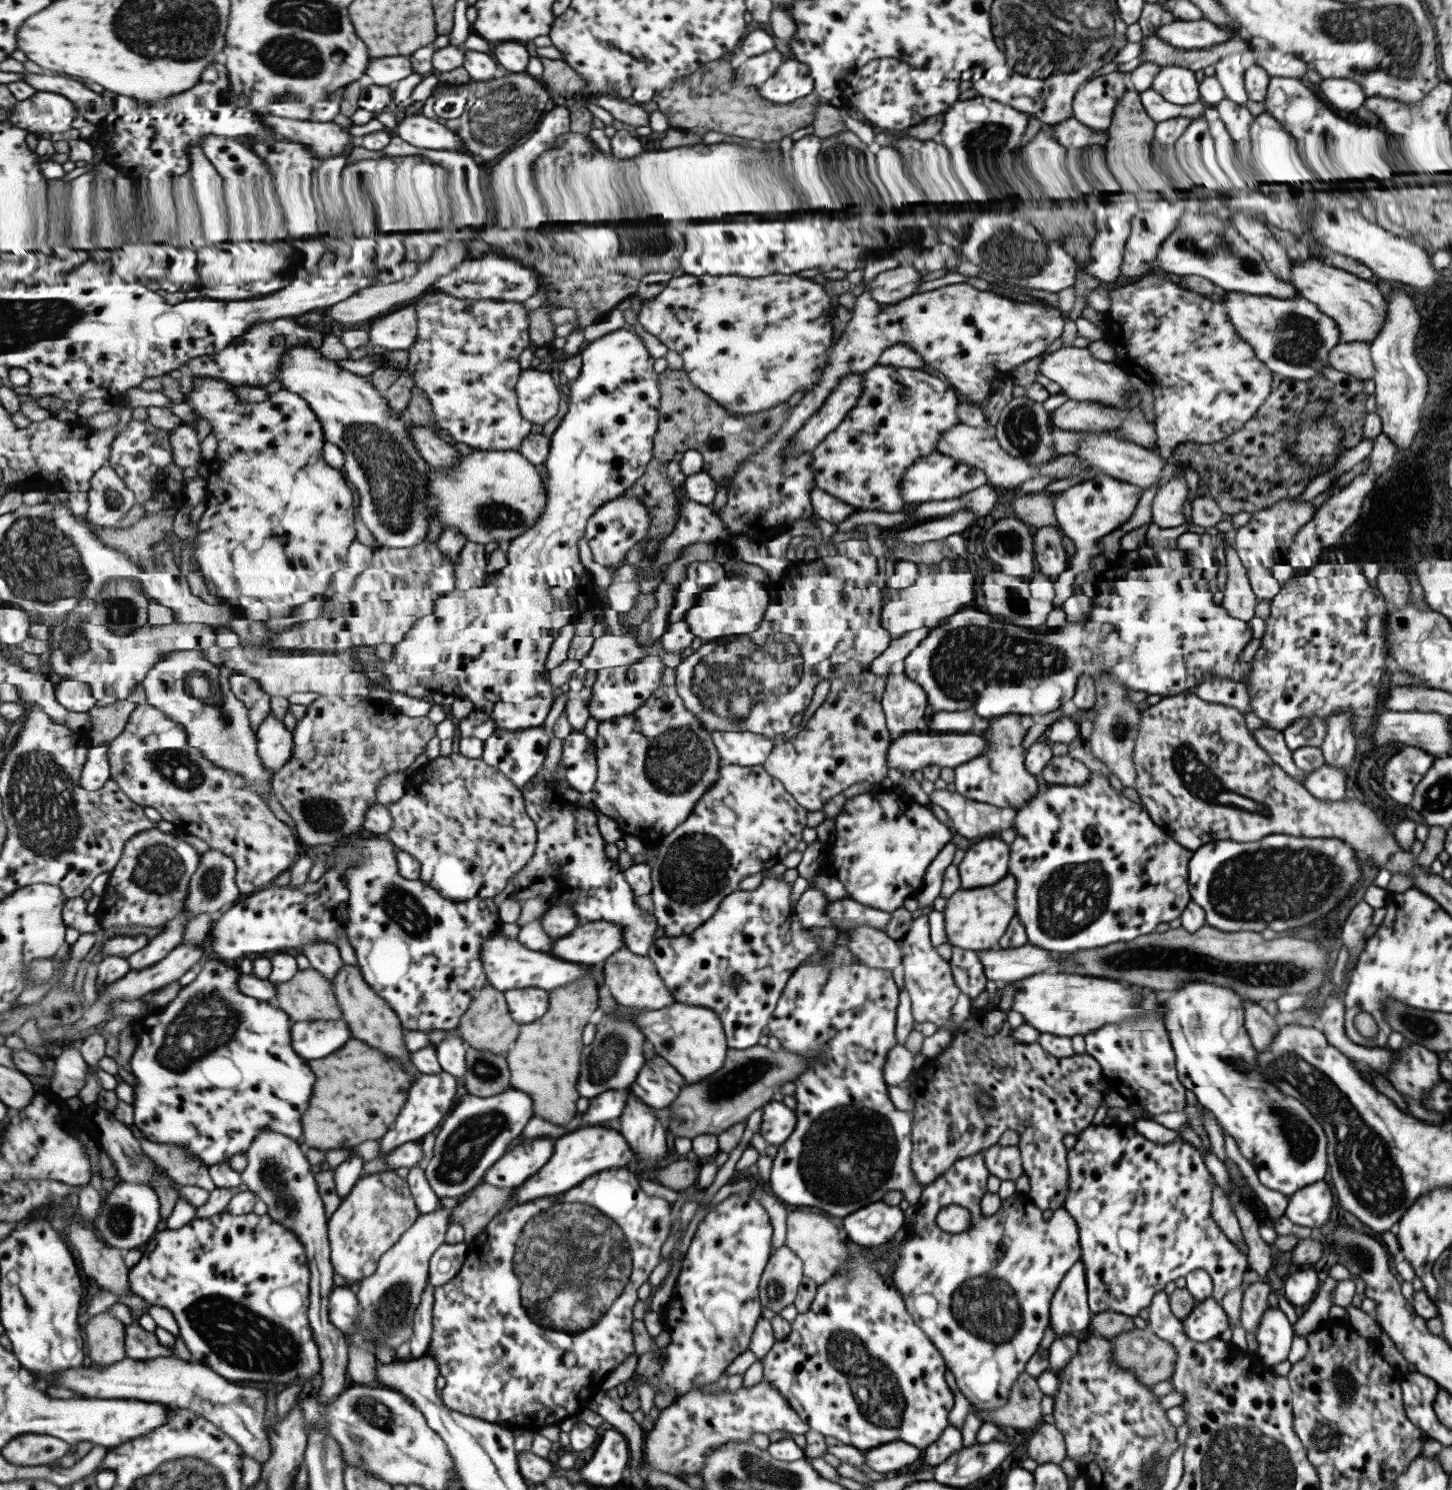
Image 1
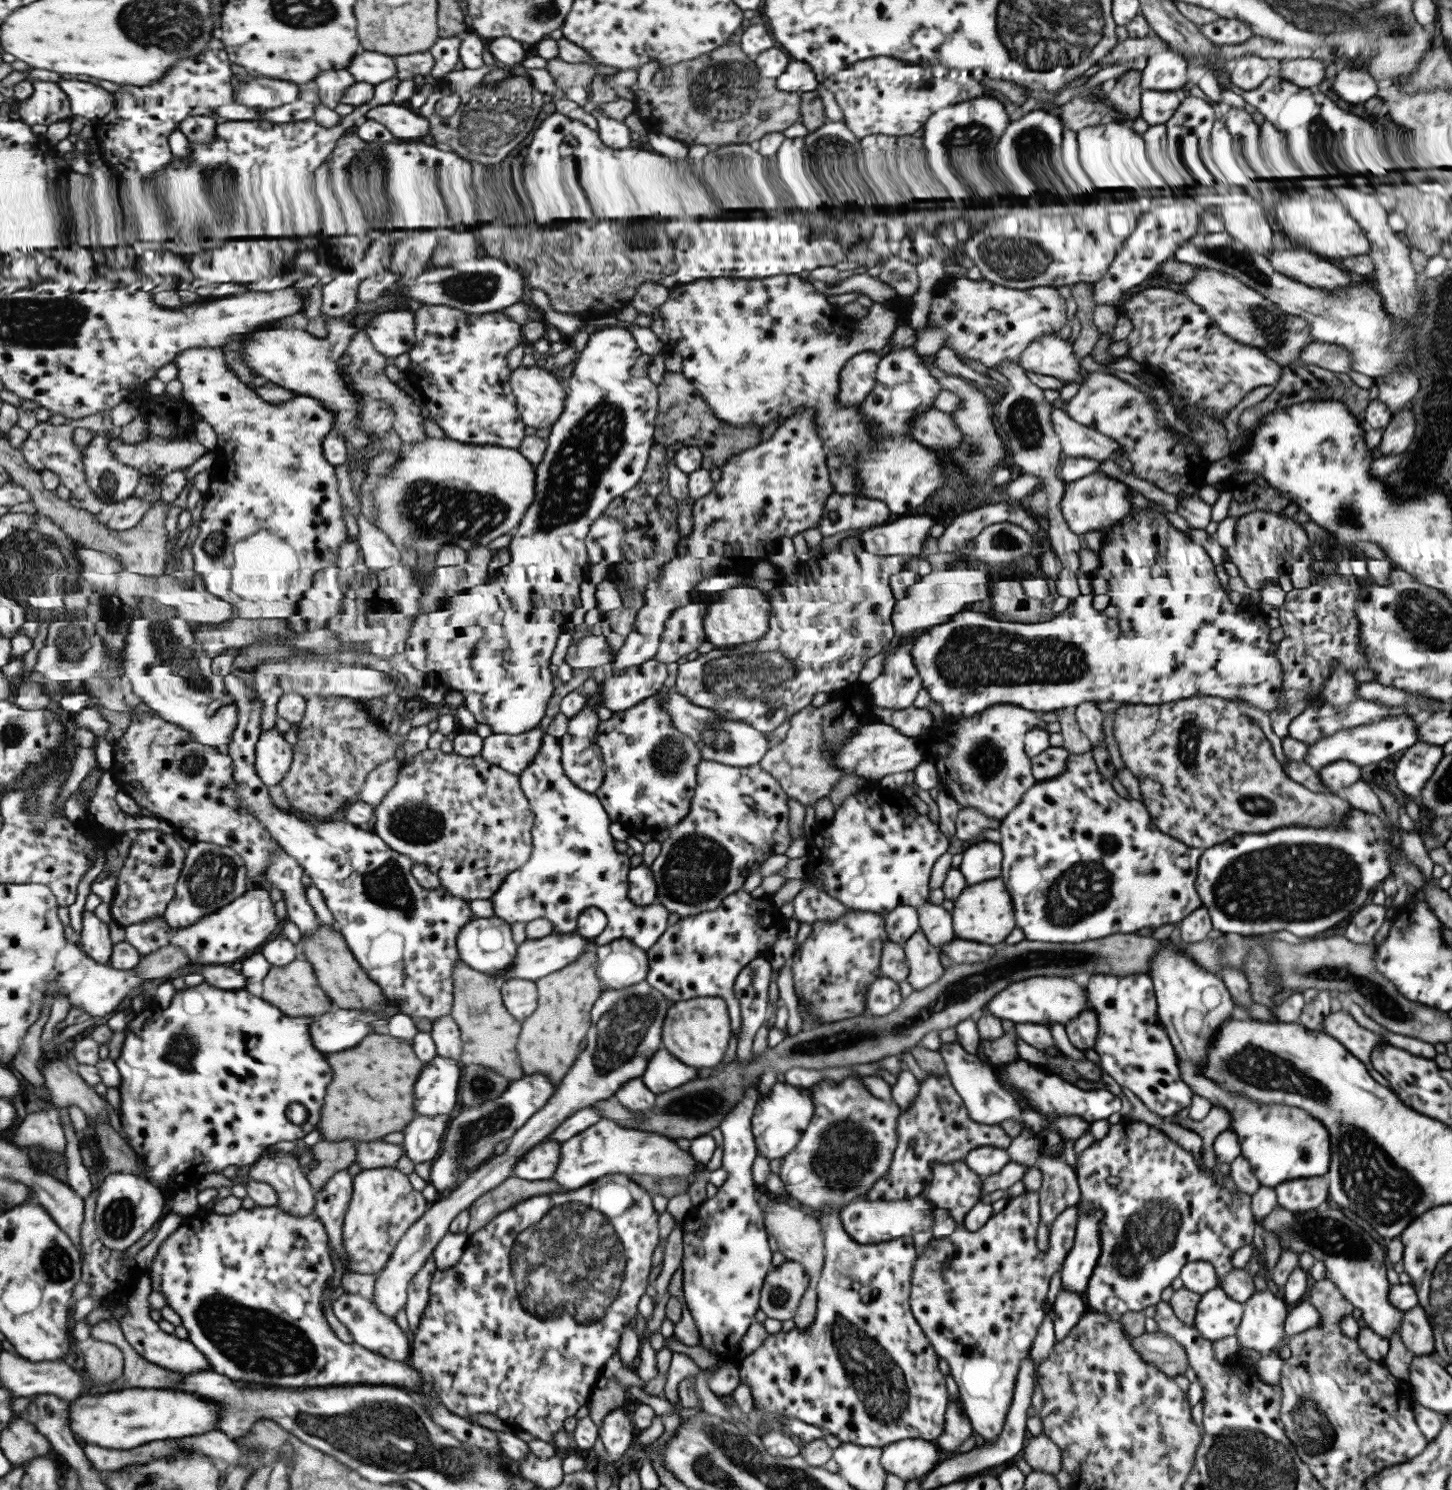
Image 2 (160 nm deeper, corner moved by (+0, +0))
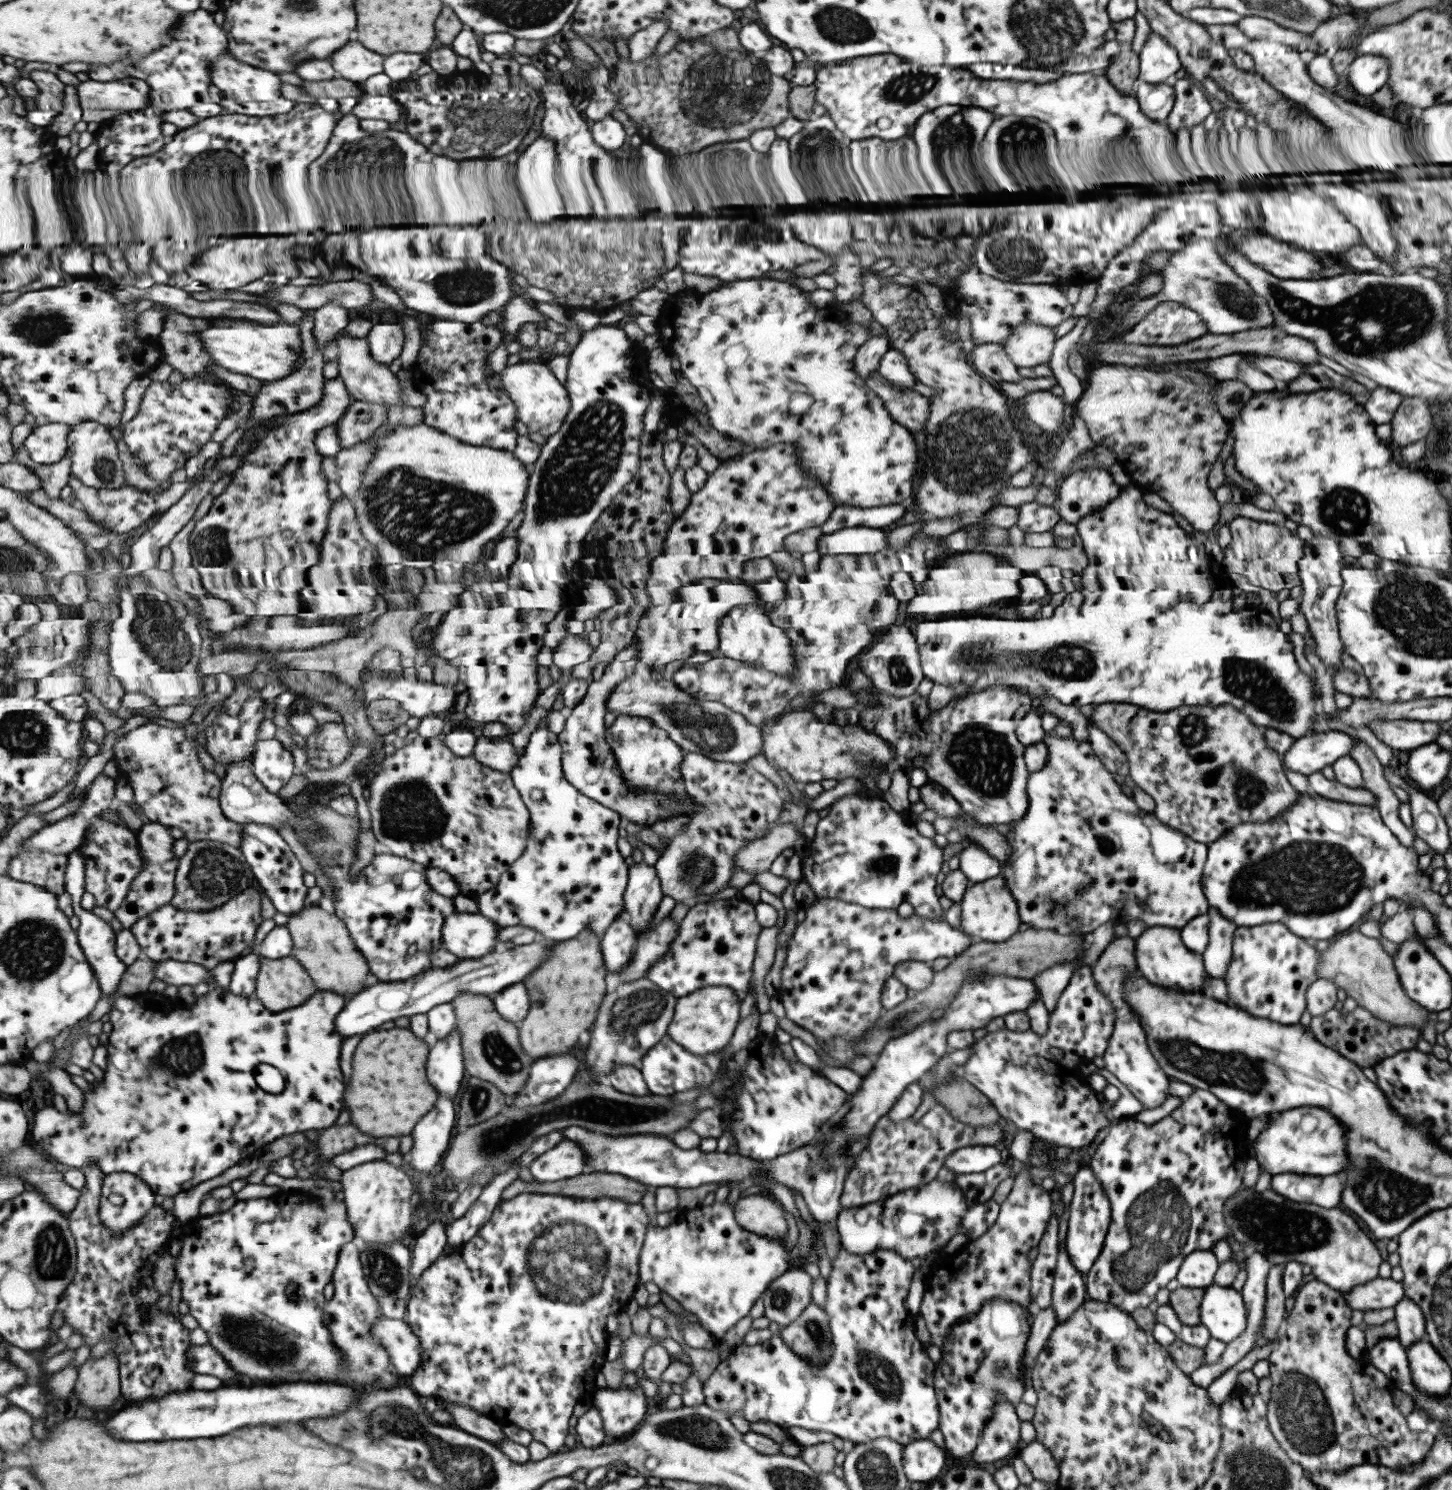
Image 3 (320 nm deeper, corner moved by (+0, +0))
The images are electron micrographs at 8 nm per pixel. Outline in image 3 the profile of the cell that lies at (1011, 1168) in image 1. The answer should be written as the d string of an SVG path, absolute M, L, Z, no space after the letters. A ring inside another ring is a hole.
M973 1145L957 1148L943 1160L942 1166L956 1174L983 1172L1001 1161L1000 1150L992 1146Z

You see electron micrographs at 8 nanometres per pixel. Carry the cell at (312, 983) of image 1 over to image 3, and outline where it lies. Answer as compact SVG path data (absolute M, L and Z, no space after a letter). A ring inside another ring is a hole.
M260 955L260 971L255 994L273 1012L305 1004L318 985L295 957L270 959Z

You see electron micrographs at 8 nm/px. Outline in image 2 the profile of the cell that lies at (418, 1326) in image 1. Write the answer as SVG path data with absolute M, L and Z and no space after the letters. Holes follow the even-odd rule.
M434 1254L429 1256L423 1268L414 1276L409 1288L408 1301L405 1306L411 1335L416 1334L421 1317L431 1298L431 1284L434 1274L438 1271L438 1264Z

